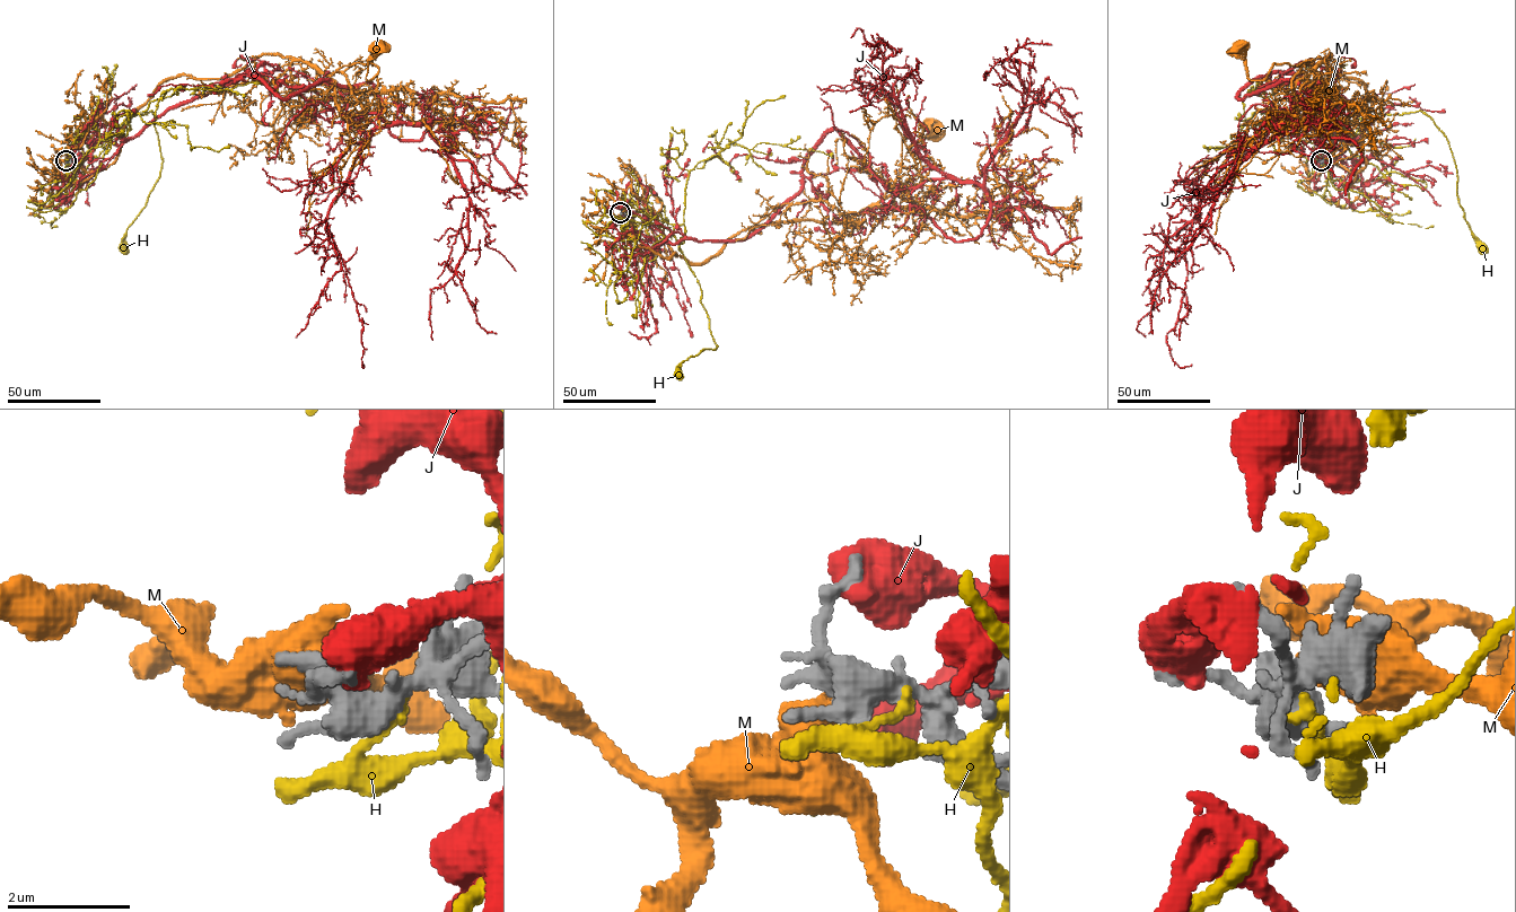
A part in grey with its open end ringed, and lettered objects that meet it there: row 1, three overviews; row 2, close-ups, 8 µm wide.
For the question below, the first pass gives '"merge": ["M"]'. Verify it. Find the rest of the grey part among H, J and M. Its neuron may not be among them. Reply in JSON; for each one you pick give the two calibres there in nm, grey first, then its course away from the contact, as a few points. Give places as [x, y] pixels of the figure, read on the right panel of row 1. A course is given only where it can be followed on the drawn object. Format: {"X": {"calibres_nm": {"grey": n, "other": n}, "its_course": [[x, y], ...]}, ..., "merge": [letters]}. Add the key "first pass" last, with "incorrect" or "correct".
{"merge": [], "first pass": "incorrect"}

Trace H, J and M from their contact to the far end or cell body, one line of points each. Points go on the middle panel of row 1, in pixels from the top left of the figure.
H: (622, 215), (665, 226), (702, 292), (700, 301), (717, 347), (691, 356), (682, 362), (678, 376)
J: (622, 210), (673, 243), (744, 239), (834, 130), (945, 237), (974, 239), (990, 201), (949, 177)
M: (621, 213), (656, 253), (703, 263), (754, 226), (842, 221), (875, 208), (932, 164), (921, 140), (935, 132)

